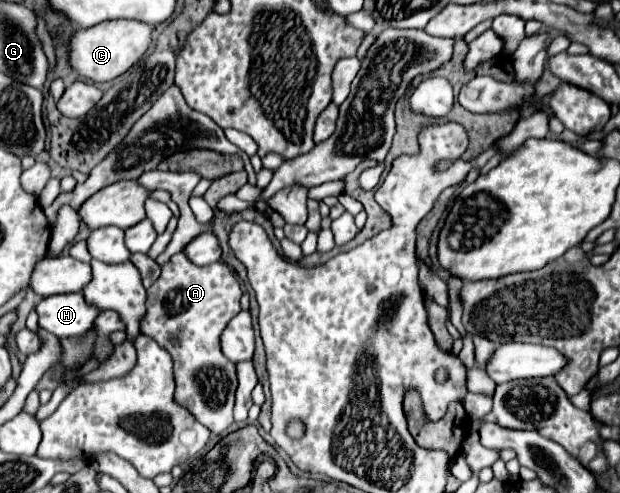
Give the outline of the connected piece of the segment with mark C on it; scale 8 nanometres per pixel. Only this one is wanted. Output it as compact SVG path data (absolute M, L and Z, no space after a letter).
M107 20L91 28L79 28L71 38L71 66L73 70L97 84L119 78L135 62L139 62L151 46L153 26L139 20Z

